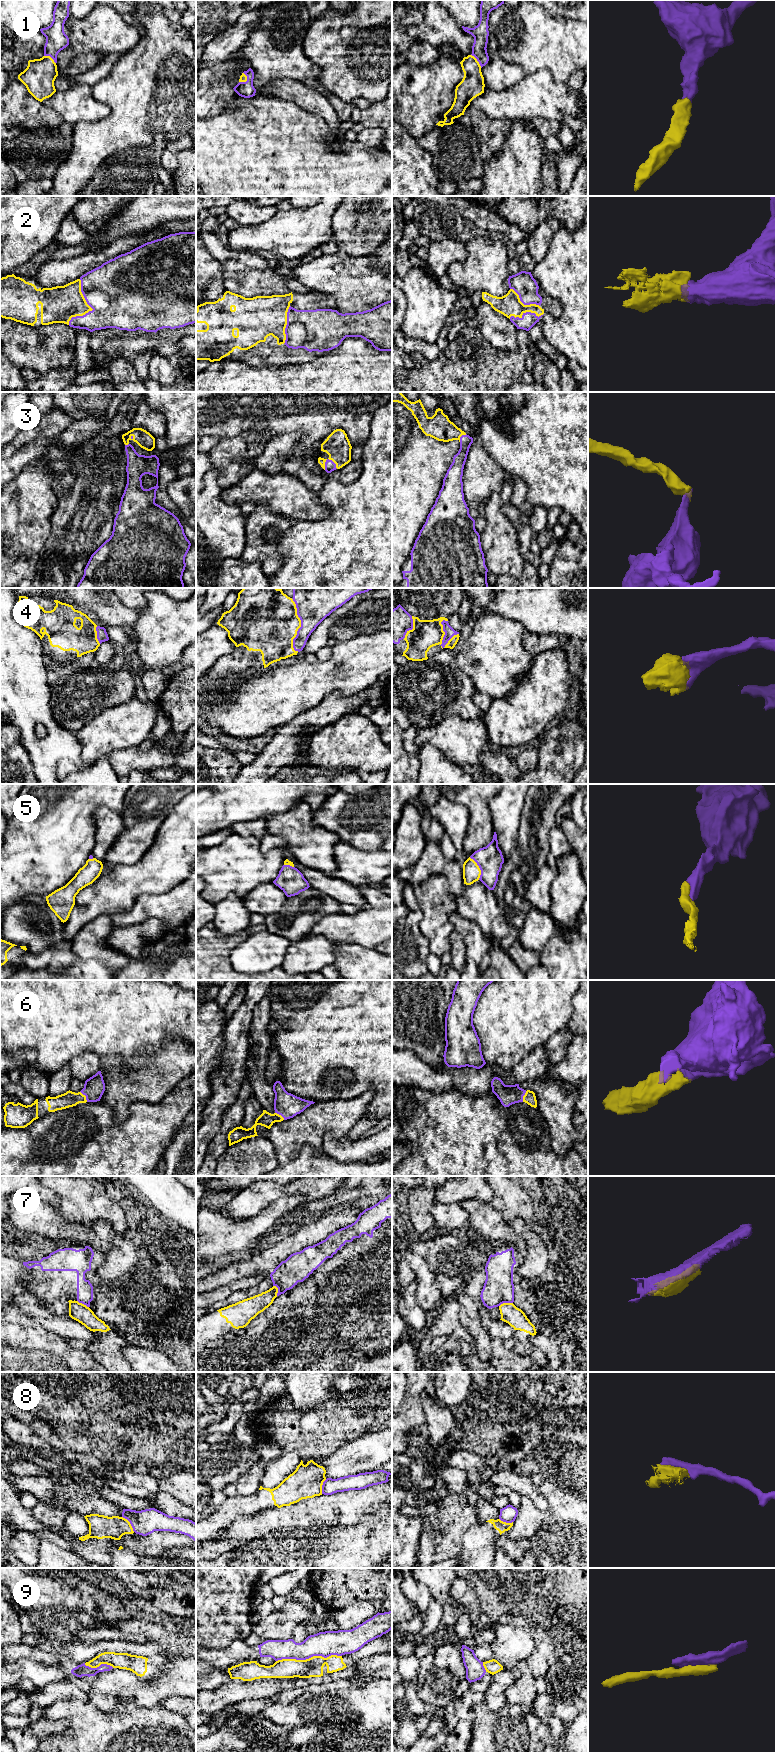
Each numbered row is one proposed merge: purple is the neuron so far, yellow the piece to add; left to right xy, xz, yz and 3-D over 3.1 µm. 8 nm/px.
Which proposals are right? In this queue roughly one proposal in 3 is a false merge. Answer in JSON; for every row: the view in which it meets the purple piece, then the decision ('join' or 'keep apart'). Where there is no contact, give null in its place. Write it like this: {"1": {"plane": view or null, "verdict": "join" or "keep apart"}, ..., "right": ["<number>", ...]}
{"1": {"plane": "yz", "verdict": "join"}, "2": {"plane": "xy", "verdict": "join"}, "3": {"plane": "xz", "verdict": "join"}, "4": {"plane": "xz", "verdict": "join"}, "5": {"plane": "yz", "verdict": "join"}, "6": {"plane": "xy", "verdict": "join"}, "7": {"plane": "yz", "verdict": "keep apart"}, "8": {"plane": "xy", "verdict": "keep apart"}, "9": {"plane": "xz", "verdict": "keep apart"}, "right": ["1", "2", "3", "4", "5", "6"]}

